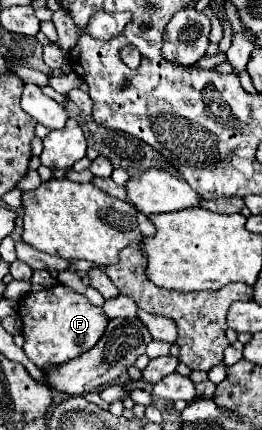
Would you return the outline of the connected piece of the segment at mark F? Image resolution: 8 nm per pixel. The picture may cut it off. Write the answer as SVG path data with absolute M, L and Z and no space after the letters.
M64 284L30 292L20 300L18 314L24 322L24 352L38 368L44 368L48 362L64 364L90 350L100 340L110 320L102 308L92 306L84 294L78 294Z

